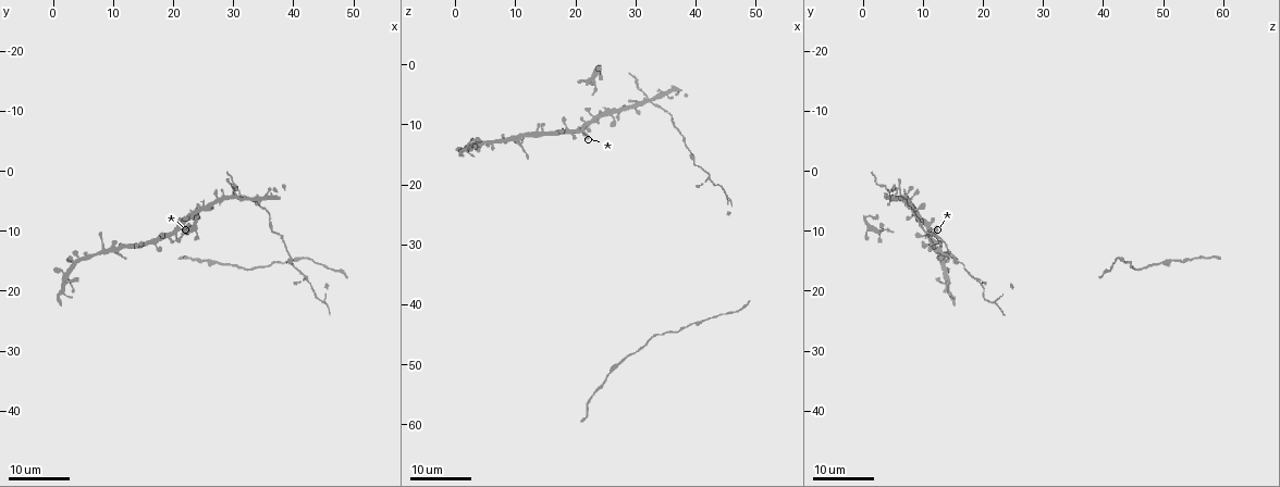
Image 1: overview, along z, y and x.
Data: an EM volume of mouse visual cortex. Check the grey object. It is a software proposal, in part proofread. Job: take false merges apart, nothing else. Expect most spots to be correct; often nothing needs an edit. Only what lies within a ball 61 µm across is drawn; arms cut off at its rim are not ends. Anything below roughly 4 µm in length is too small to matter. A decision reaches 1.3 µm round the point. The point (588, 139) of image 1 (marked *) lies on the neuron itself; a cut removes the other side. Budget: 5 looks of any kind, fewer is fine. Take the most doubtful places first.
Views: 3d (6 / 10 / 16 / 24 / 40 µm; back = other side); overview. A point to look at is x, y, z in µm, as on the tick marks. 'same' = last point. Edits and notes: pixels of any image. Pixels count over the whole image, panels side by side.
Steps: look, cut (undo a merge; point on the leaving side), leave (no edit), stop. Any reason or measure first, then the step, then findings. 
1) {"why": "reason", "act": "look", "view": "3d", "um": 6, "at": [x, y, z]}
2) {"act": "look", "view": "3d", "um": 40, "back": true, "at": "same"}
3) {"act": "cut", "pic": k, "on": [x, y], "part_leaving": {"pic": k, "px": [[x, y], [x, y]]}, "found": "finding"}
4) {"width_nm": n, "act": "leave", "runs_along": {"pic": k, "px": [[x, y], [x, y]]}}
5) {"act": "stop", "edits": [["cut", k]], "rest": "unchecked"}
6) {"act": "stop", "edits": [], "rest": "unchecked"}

{"why": "arms part here", "act": "look", "view": "3d", "um": 24, "at": [32.5, 4.5, 6.0]}

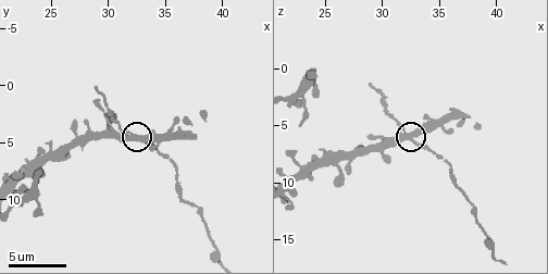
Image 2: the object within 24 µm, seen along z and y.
{"act": "look", "view": "3d", "um": 6, "at": "same"}

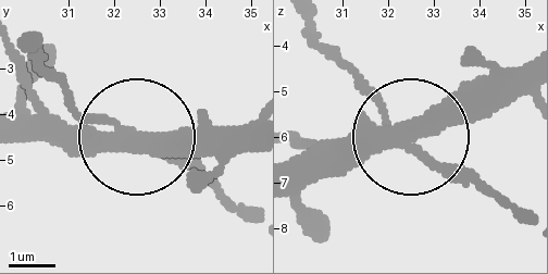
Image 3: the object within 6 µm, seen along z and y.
{"side_arm_um": 9, "act": "cut", "pic": 3, "on": [461, 163], "part_leaving": {"pic": 3, "px": [[403, 149], [482, 176], [528, 219]]}, "found": "two neurons meet here"}

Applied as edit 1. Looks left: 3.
{"act": "look", "view": "3d", "um": 16, "at": [21.5, 10.0, 12.0]}

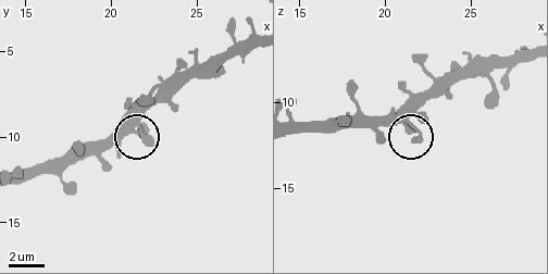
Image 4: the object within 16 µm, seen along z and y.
{"why": "closer look", "act": "look", "view": "3d", "um": 6, "at": "same"}

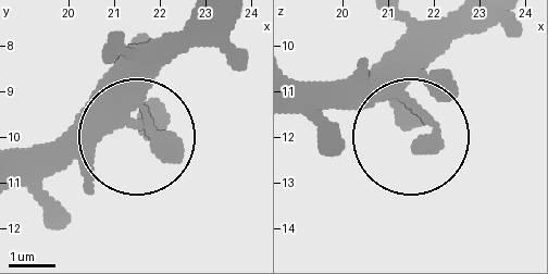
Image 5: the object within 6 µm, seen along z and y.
{"width_nm": 430, "act": "leave", "found": "continuous, no second neuron"}

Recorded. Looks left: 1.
{"act": "stop", "edits": [["cut", 3]], "rest": "unchecked"}

